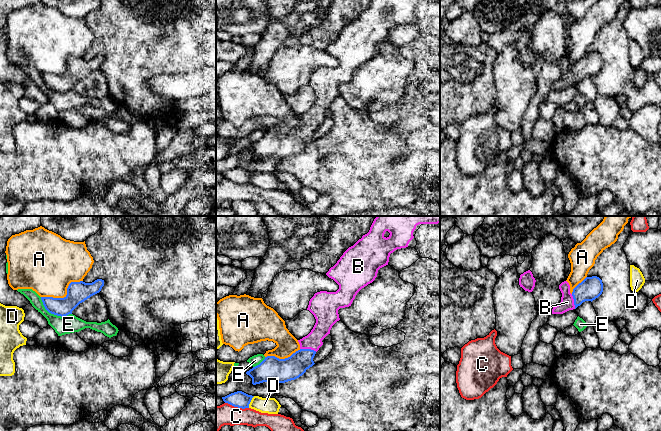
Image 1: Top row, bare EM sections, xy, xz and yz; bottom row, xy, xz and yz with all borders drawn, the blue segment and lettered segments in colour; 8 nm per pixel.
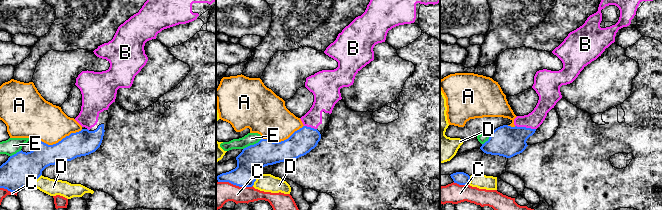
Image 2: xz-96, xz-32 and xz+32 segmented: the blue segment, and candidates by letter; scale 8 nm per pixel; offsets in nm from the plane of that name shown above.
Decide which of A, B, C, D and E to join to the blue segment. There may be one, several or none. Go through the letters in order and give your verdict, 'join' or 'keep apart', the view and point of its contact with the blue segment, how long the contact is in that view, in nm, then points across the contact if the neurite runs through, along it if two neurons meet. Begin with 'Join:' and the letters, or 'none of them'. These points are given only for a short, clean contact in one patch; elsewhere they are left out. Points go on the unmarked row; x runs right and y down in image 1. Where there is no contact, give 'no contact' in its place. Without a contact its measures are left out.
Join: B
A: keep apart; contact xy (66, 71); length 360 nm
B: join; contact xz (308, 125); length 140 nm; way xz (291, 144), (308, 125), (324, 99)
C: keep apart; contact xz (237, 182); length 200 nm
D: keep apart; contact xz (250, 177); length 110 nm
E: keep apart; contact xy (53, 89); length 300 nm

